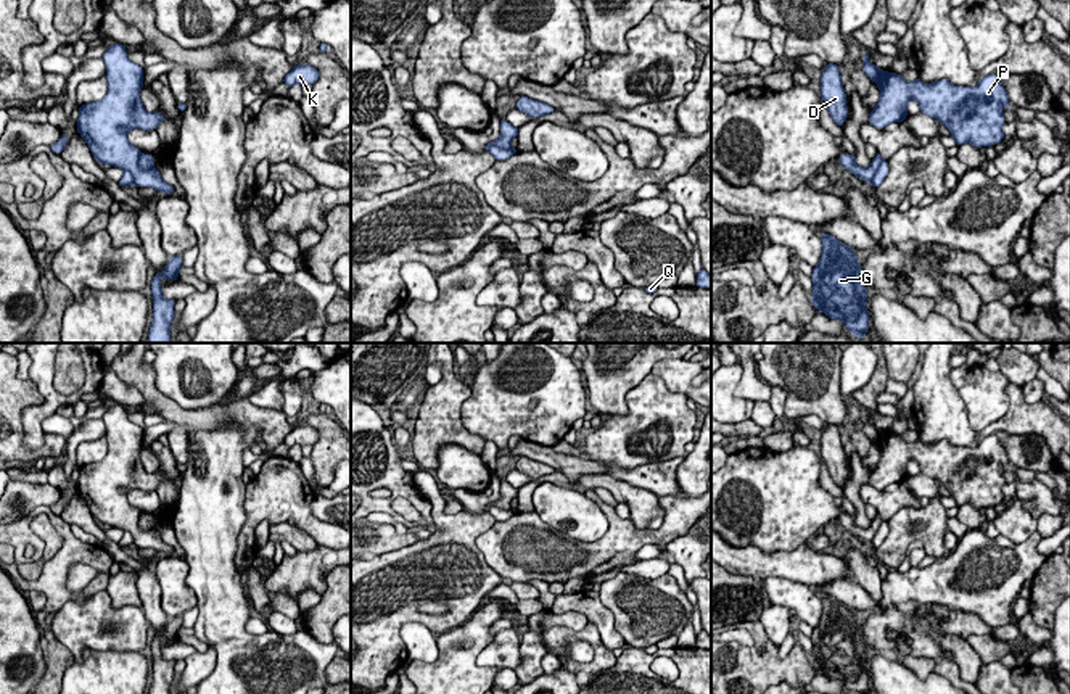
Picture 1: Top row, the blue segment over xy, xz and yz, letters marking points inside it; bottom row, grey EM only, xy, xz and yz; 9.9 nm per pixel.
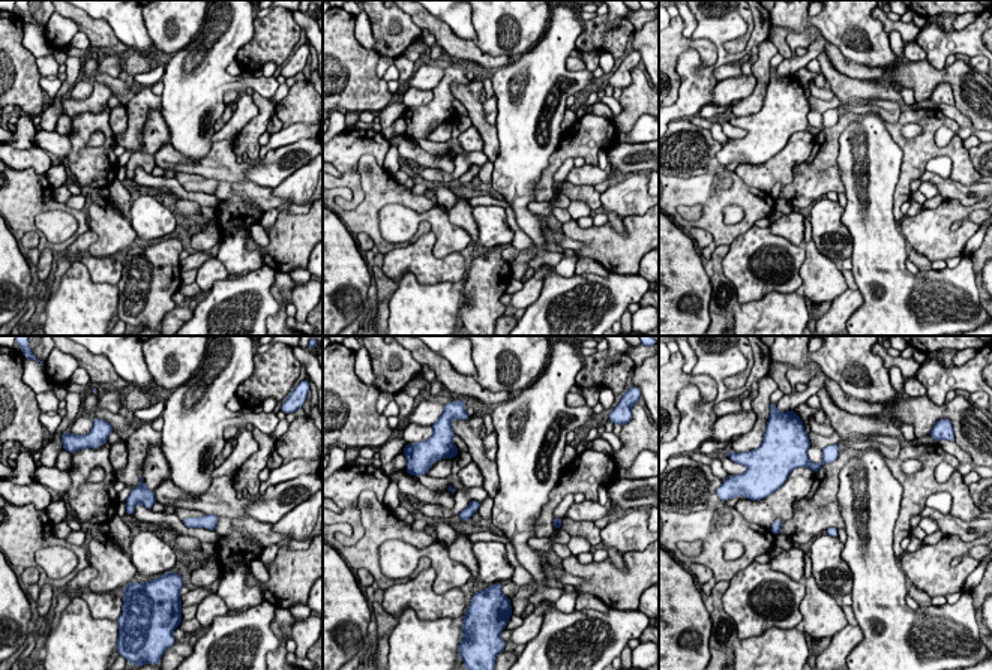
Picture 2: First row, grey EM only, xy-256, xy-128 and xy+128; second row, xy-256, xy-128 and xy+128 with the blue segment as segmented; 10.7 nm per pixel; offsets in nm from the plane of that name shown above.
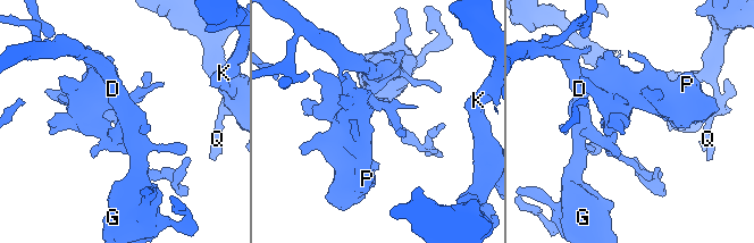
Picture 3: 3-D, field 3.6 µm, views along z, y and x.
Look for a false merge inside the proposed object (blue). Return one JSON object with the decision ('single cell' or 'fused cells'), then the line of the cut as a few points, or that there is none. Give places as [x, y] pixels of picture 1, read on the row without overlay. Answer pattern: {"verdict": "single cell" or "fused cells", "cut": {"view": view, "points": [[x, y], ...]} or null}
{"verdict": "fused cells", "cut": {"view": "xy", "points": [[140, 514], [139, 525], [147, 532]]}}

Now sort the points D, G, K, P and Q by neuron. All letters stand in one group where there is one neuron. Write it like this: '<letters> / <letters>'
D G K Q / P

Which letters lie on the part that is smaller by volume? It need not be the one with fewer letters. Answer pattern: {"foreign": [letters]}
{"foreign": ["P"]}

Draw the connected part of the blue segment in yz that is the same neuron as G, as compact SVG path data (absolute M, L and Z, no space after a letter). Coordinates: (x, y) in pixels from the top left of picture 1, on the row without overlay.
M821 594L822 615L813 628L811 663L830 680L838 680L851 694L867 694L867 649L861 625L845 604L829 594Z

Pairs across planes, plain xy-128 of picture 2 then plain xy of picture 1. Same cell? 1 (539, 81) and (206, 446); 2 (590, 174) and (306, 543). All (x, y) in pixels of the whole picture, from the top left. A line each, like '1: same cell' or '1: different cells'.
1: same cell
2: same cell

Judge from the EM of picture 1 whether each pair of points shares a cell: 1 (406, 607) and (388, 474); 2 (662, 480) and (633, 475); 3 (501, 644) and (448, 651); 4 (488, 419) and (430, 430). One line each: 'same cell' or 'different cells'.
1: different cells
2: same cell
3: different cells
4: different cells

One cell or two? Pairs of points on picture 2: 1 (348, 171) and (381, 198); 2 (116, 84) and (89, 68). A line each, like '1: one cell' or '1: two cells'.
1: two cells
2: one cell

